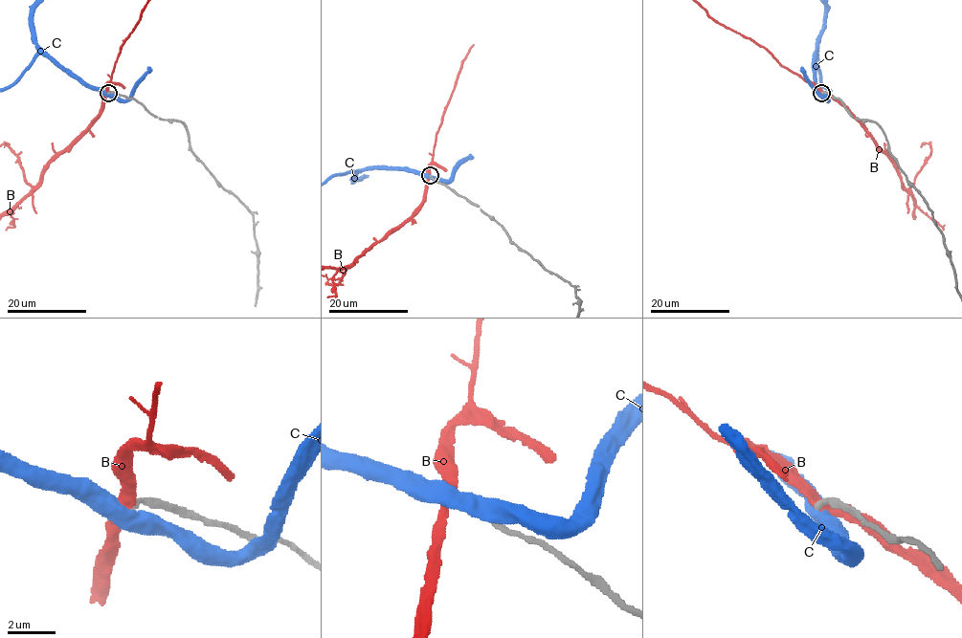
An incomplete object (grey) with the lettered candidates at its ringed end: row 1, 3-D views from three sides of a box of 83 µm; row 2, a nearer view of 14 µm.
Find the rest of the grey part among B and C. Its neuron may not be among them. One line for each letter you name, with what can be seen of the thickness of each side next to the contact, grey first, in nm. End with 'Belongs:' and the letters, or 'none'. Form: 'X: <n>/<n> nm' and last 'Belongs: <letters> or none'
Belongs: none

